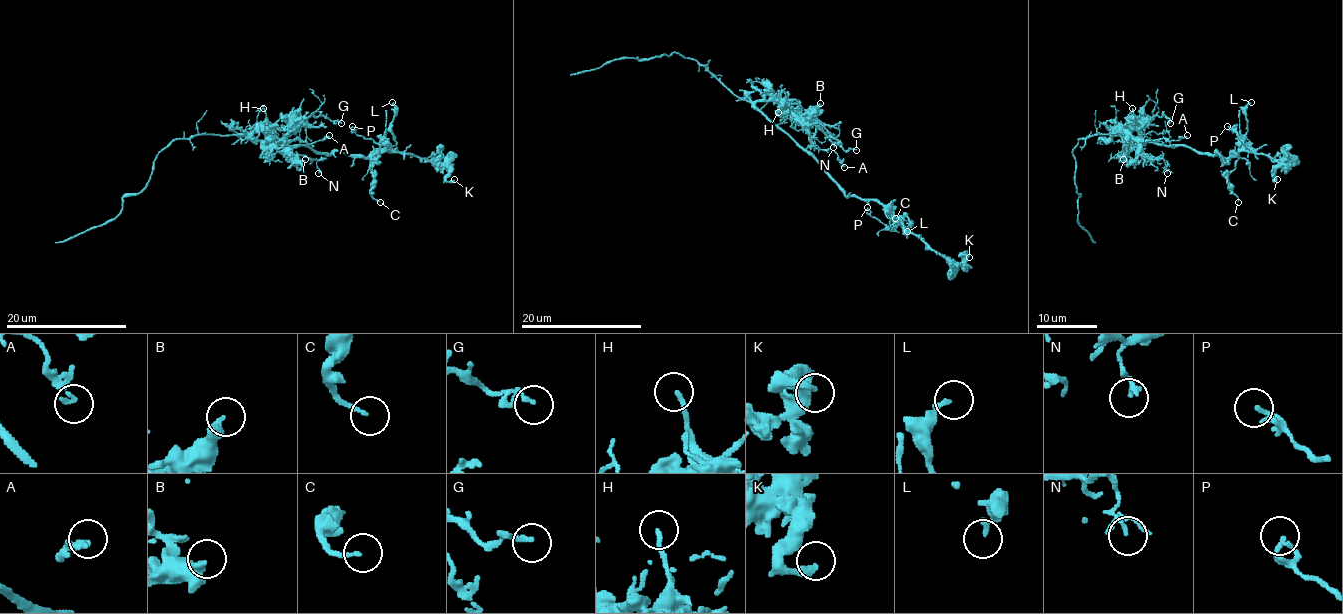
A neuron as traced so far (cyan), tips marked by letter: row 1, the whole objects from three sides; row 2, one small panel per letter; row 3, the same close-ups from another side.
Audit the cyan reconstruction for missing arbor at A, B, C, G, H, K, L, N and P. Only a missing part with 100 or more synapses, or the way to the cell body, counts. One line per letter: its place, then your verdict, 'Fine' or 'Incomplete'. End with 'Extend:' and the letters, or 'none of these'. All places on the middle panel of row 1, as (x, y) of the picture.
A: Place: (844, 167). Fine
B: Place: (820, 103). Fine
C: Place: (895, 218). Fine
G: Place: (856, 150). Fine
H: Place: (778, 112). Fine
K: Place: (969, 257). Fine
L: Place: (907, 231). Fine
N: Place: (833, 147). Fine
P: Place: (867, 207). Fine
Extend: none of these

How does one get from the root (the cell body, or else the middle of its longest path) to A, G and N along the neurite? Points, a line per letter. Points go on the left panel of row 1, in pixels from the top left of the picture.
A: (254, 140), (240, 135), (270, 129), (279, 138), (299, 138), (308, 143), (315, 143), (329, 135)
G: (254, 140), (240, 135), (260, 129), (290, 128), (300, 125), (311, 116), (326, 116), (341, 123)
N: (254, 140), (240, 135), (269, 129), (294, 153), (320, 158), (317, 162), (318, 173)

